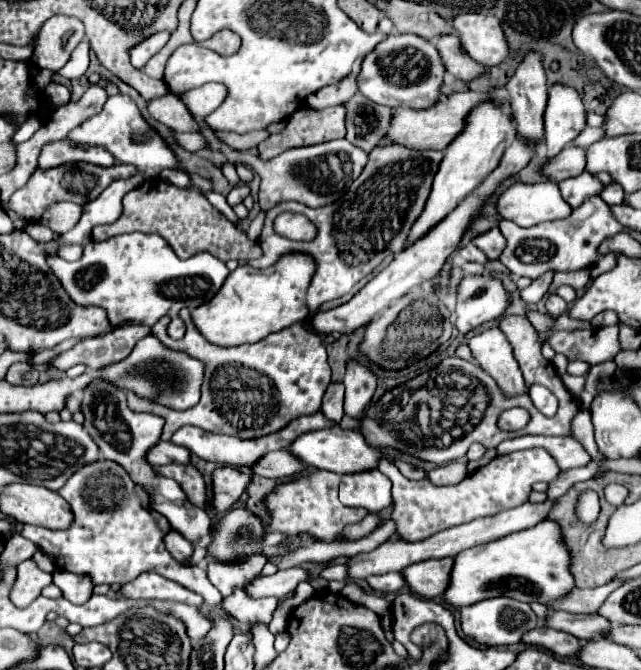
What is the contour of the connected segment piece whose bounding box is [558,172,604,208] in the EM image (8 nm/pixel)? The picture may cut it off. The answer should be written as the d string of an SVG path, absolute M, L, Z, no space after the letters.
M584 172L582 176L574 176L574 178L568 178L568 180L562 180L558 186L560 186L560 192L562 192L564 200L572 208L578 208L586 198L598 196L604 190L602 182L598 178L594 178L590 172Z

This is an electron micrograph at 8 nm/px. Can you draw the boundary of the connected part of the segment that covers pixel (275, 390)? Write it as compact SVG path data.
M182 308L180 318L186 324L186 334L182 340L172 340L168 336L170 316L158 320L152 326L152 334L158 336L168 348L178 348L190 352L190 356L206 364L206 378L202 384L202 398L190 410L172 410L146 402L134 394L128 394L128 406L134 412L150 412L166 420L162 440L182 426L198 426L206 432L226 434L240 440L254 440L282 430L288 422L300 416L316 414L322 396L330 384L330 366L326 360L326 348L318 334L308 330L304 324L292 324L282 332L274 332L256 344L242 344L234 348L222 348L210 344L192 324L190 310Z

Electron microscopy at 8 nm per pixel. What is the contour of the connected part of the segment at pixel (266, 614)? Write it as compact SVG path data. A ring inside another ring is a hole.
M236 588L228 598L224 598L222 610L238 622L268 624L276 606L278 600L274 598L250 598L244 588Z

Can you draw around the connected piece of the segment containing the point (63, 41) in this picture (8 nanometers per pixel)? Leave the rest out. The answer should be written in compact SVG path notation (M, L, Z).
M52 16L44 22L32 62L38 68L48 68L58 72L74 52L74 48L84 40L84 24L72 16Z

